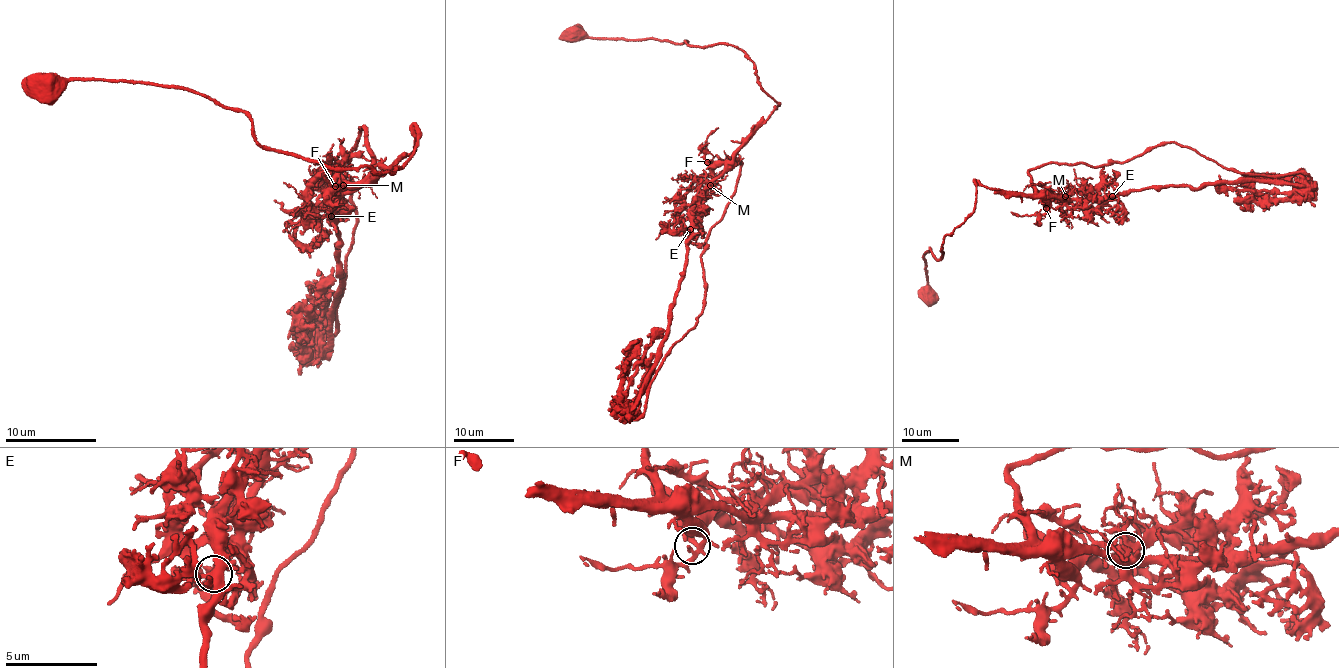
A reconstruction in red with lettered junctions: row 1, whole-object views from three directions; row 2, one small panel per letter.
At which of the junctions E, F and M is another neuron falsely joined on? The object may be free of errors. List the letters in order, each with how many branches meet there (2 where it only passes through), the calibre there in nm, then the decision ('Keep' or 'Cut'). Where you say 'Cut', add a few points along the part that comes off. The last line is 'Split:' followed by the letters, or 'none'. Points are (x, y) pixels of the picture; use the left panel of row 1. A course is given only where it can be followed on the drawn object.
E: Branches: 5. Thickness 400 nm. Keep
F: Branches: 6. Thickness 300 nm. Keep
M: Branches: 6. Thickness 480 nm. Cut. Course of the part to remove: (342, 185), (326, 203), (338, 221), (346, 285), (332, 314), (332, 337), (308, 351), (293, 328), (310, 310)
Split: M

